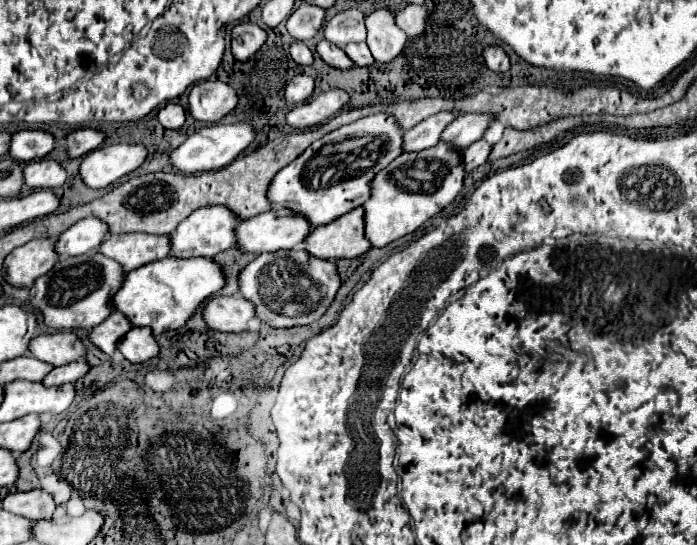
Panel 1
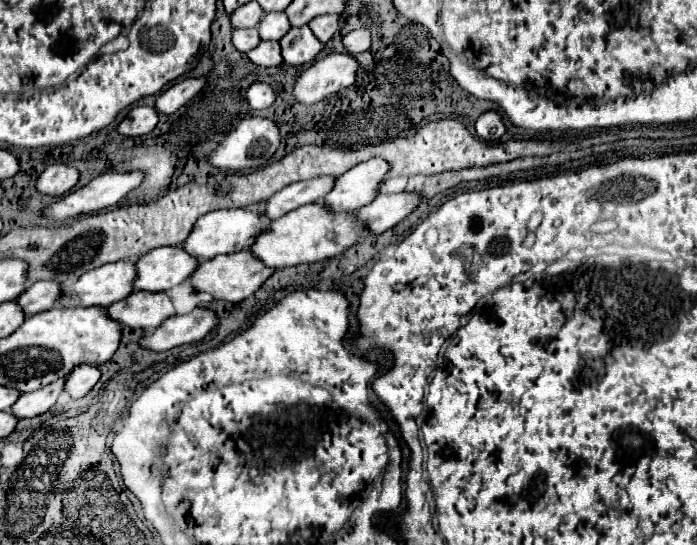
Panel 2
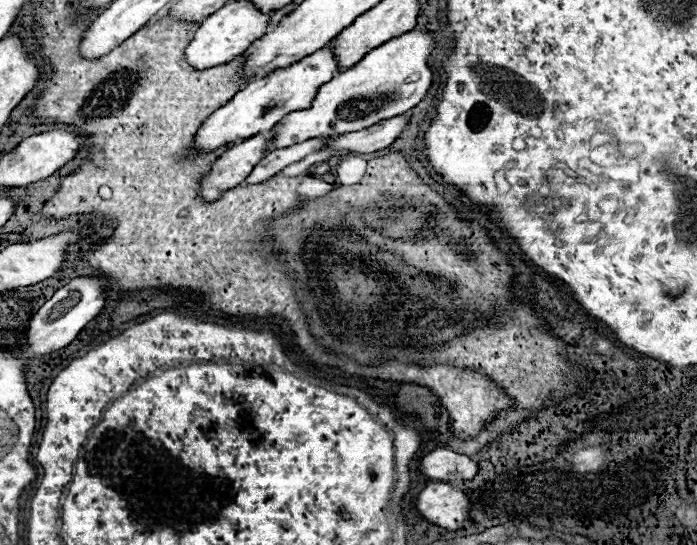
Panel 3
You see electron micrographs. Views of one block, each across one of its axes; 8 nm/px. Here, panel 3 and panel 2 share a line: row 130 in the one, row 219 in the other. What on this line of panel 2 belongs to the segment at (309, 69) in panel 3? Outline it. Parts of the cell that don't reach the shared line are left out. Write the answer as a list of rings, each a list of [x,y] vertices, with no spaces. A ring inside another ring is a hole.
[[[240,208],[240,210],[208,212],[208,214],[204,214],[196,220],[188,238],[182,242],[182,248],[200,262],[216,258],[218,254],[240,252],[240,250],[246,248],[248,240],[252,240],[252,236],[256,232],[264,232],[266,224],[268,224],[268,220],[264,220],[264,216],[260,216],[260,210],[242,210]]]

